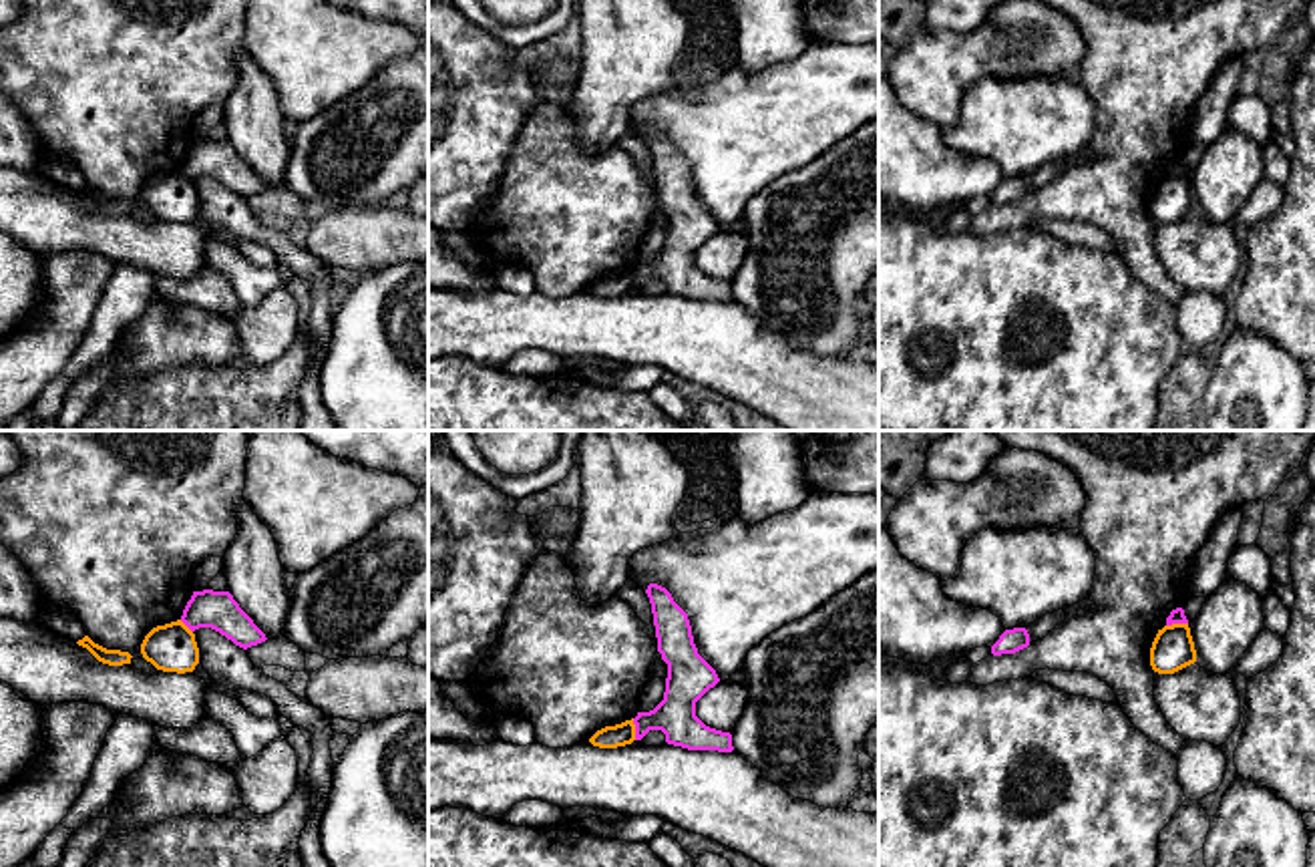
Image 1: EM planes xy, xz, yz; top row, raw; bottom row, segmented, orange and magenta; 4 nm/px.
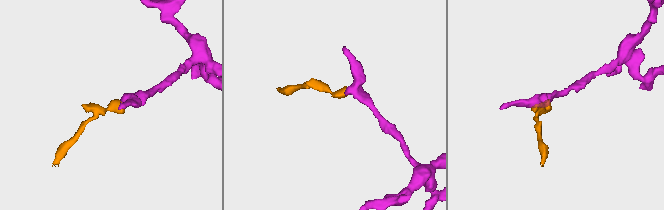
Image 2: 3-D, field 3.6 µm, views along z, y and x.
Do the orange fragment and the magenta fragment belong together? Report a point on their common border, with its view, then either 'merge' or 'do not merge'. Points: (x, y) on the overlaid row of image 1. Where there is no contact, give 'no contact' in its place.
xz (634, 729) | do not merge

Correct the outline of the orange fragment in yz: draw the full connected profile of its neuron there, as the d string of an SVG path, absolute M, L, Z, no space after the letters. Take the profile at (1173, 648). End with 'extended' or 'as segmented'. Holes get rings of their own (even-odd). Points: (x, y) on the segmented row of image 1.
M1172 624L1158 630L1150 648L1150 666L1158 674L1174 674L1196 662L1196 650L1188 624Z; as segmented

